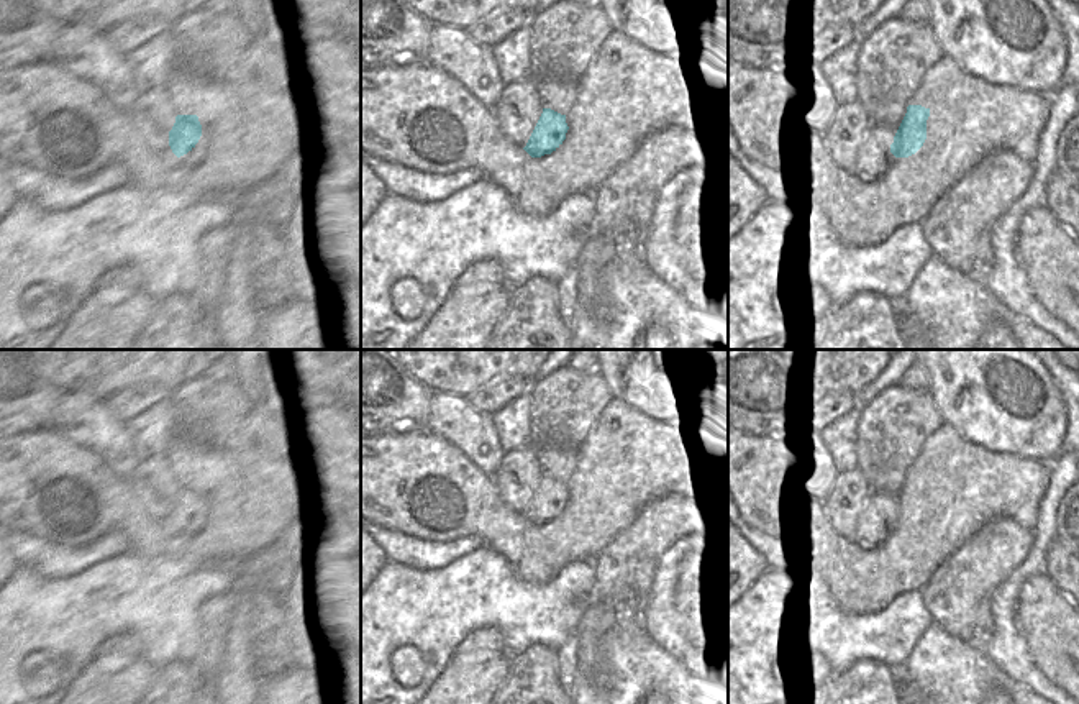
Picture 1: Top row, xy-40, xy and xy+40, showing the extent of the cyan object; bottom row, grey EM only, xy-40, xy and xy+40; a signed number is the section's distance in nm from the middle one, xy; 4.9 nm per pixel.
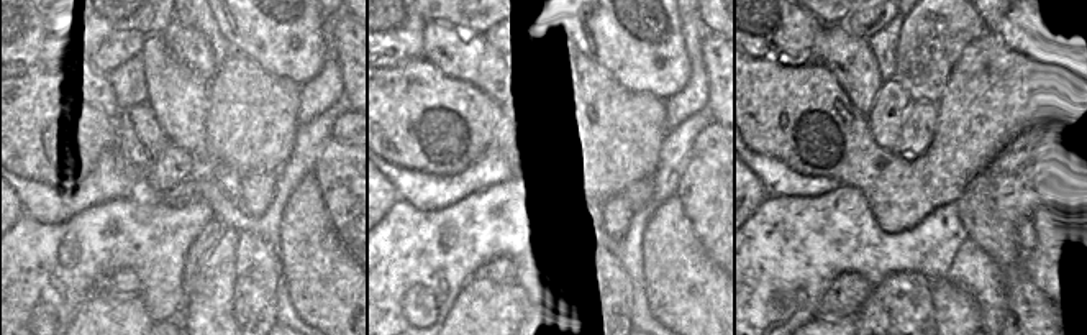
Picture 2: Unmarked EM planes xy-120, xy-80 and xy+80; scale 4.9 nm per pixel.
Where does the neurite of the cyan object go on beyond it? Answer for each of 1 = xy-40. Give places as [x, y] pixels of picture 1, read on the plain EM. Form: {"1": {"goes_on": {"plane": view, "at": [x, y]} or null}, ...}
{"1": {"goes_on": {"plane": "xy-40", "at": [156, 542]}}}

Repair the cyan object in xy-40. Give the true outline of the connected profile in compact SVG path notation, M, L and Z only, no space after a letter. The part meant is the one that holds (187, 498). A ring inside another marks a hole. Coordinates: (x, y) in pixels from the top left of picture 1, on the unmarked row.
M177 482L172 497L164 504L162 510L151 515L162 520L162 535L149 537L149 551L146 553L138 542L130 543L130 550L139 555L146 563L161 561L162 550L175 528L192 519L202 504L202 492L197 482Z

